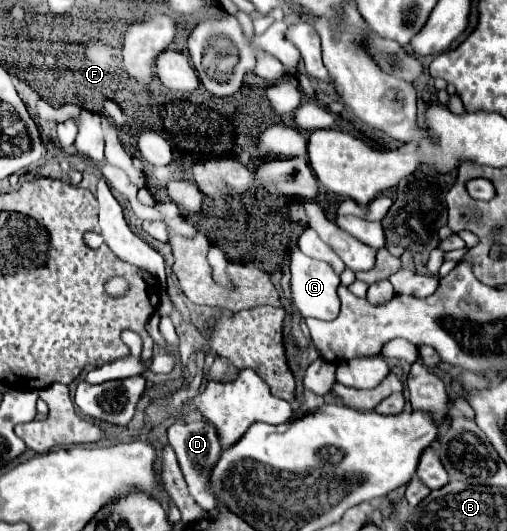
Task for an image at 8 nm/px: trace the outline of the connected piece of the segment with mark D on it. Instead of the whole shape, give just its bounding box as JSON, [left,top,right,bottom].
[168,421,220,511]

